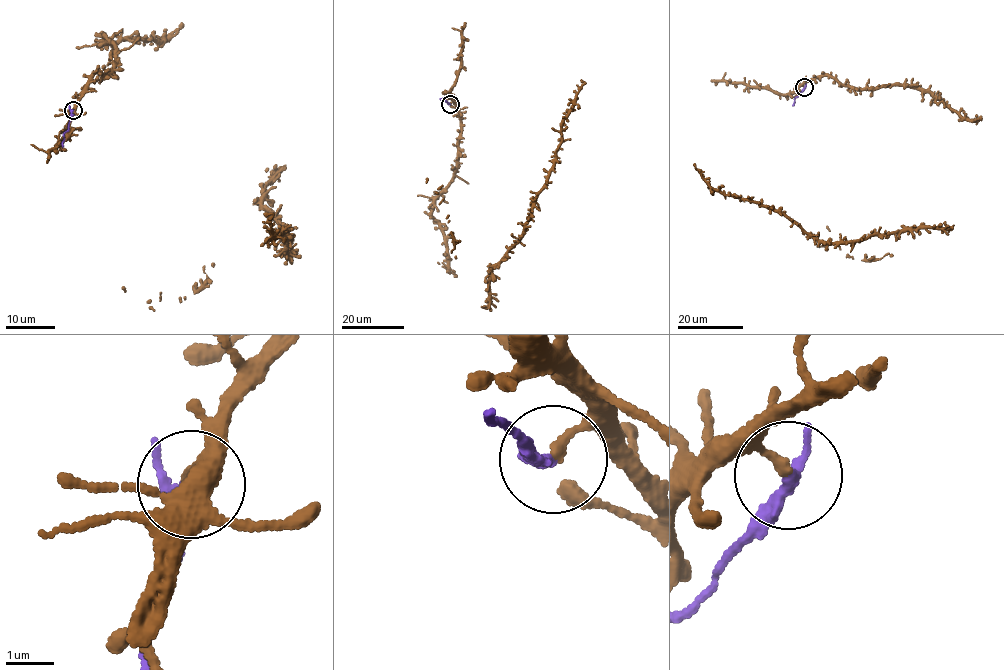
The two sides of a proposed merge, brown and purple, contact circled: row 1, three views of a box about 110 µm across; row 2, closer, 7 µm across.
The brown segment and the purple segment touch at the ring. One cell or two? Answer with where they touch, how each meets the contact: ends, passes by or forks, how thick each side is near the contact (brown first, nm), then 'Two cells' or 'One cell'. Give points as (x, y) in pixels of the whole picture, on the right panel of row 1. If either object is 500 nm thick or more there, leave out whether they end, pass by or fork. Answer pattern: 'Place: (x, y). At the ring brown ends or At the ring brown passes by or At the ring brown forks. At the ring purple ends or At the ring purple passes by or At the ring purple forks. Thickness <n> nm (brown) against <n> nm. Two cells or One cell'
Place: (804, 87). At the ring brown ends. At the ring purple passes by. Thickness 190 nm (brown) against 200 nm. Two cells

